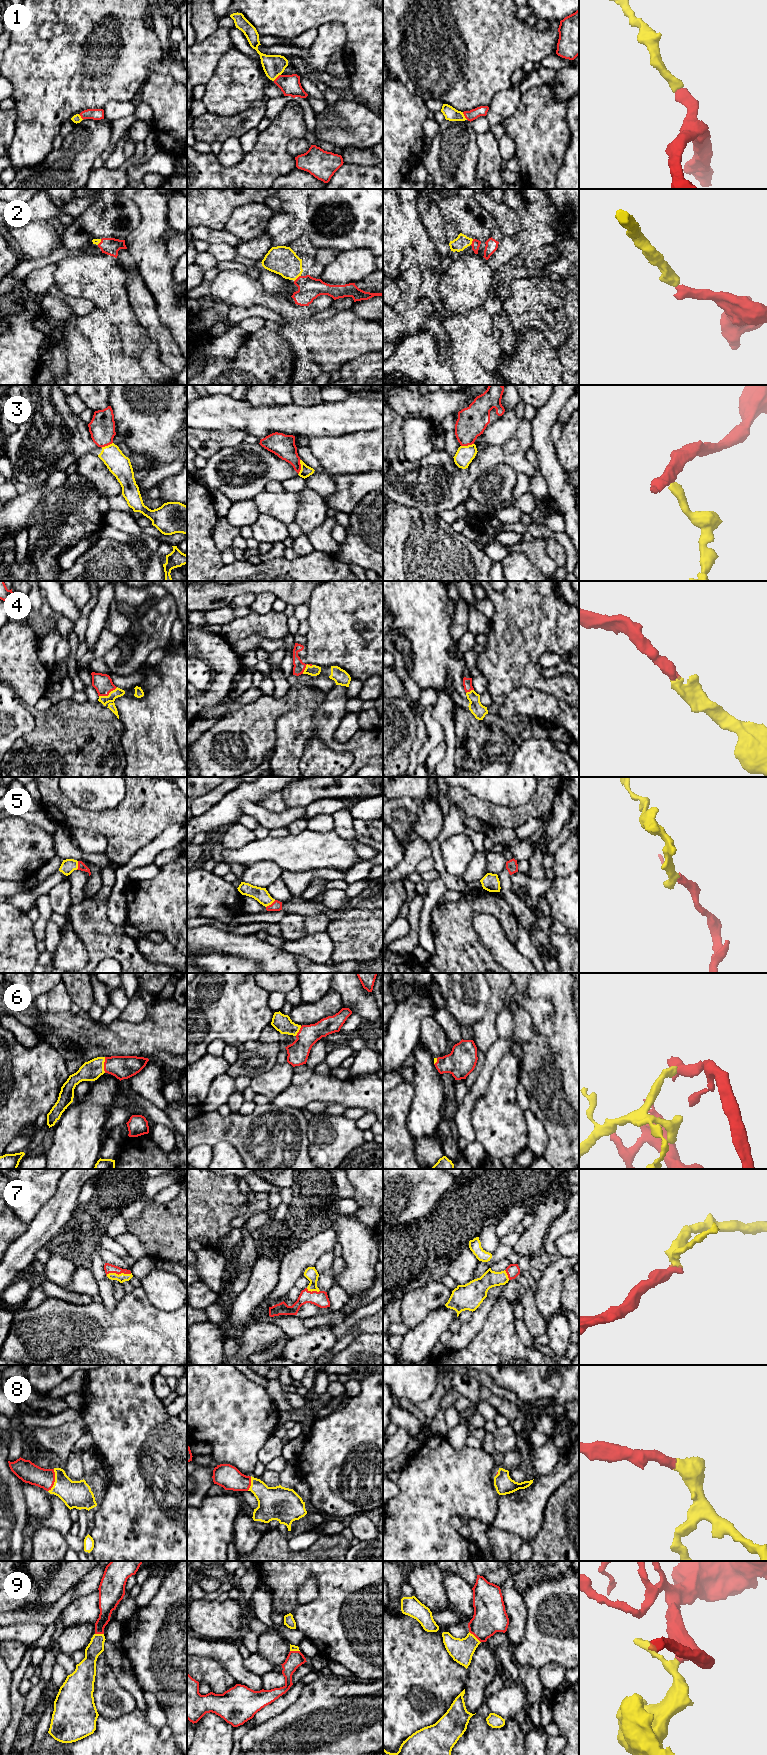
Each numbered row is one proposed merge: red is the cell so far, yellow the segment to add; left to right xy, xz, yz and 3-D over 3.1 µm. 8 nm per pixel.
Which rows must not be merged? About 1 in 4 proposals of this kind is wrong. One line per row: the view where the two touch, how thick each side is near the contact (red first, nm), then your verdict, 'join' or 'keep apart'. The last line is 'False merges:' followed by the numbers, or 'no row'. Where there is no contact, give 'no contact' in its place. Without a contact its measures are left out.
1: meets red in yz; 90 nm thick on the red side, 110 nm on the other; join
2: meets red in xz; 190 nm thick on the red side, 240 nm on the other; join
3: meets red in xz; 180 nm thick on the red side, 90 nm on the other; keep apart
4: meets red in xy; 150 nm thick on the red side, 70 nm on the other; join
5: meets red in xz; 80 nm thick on the red side, 110 nm on the other; join
6: meets red in xy; 190 nm thick on the red side, 160 nm on the other; join
7: meets red in xy; 80 nm thick on the red side, 70 nm on the other; join
8: meets red in xy; 170 nm thick on the red side, 220 nm on the other; join
9: meets red in yz; 260 nm thick on the red side, 190 nm on the other; join
False merges: 3

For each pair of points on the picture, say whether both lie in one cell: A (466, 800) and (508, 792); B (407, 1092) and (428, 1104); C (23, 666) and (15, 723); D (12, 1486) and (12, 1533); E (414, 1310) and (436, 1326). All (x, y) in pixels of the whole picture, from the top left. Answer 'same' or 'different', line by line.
A: different
B: different
C: same
D: same
E: different

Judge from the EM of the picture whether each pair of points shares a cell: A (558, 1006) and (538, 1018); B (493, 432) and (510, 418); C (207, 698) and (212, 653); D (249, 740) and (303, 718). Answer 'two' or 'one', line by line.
A: two
B: one
C: one
D: two

